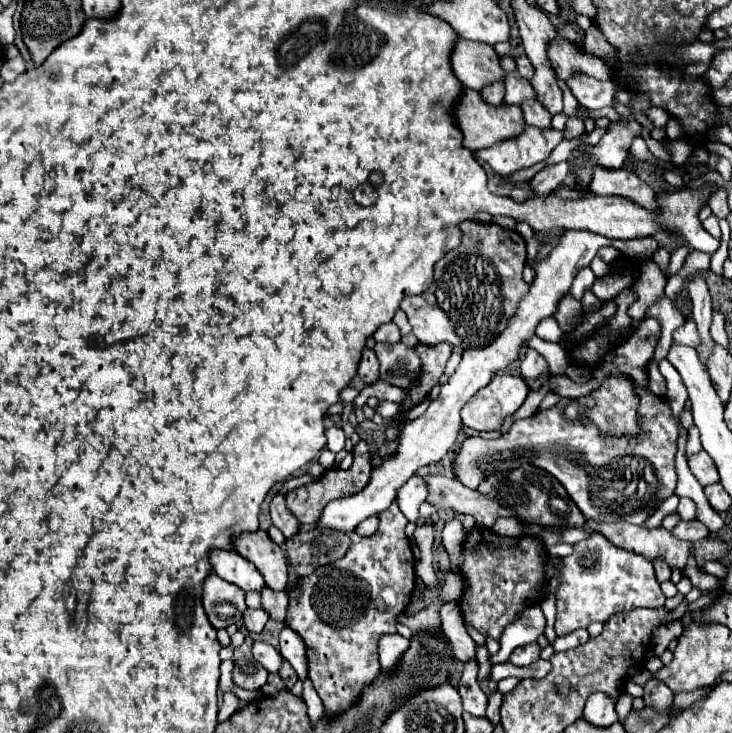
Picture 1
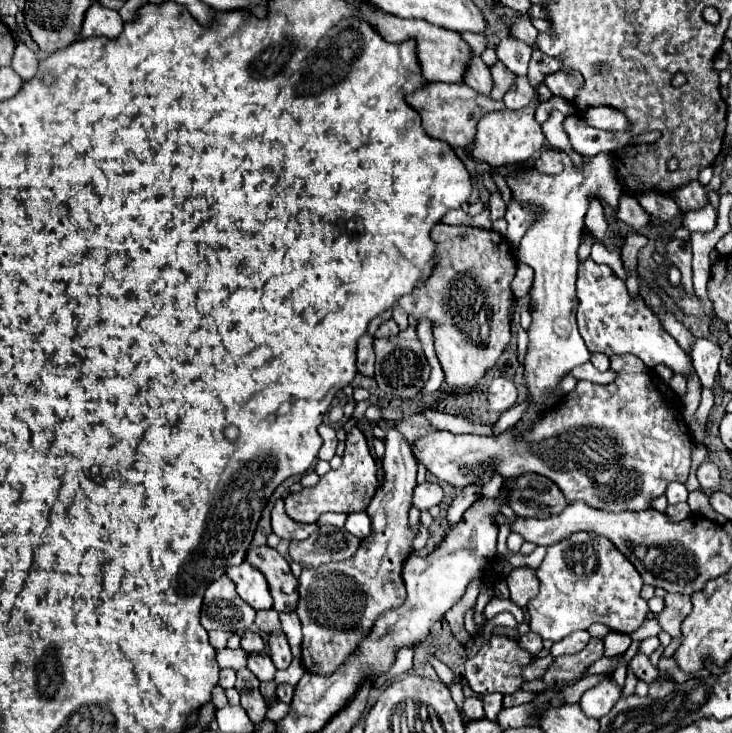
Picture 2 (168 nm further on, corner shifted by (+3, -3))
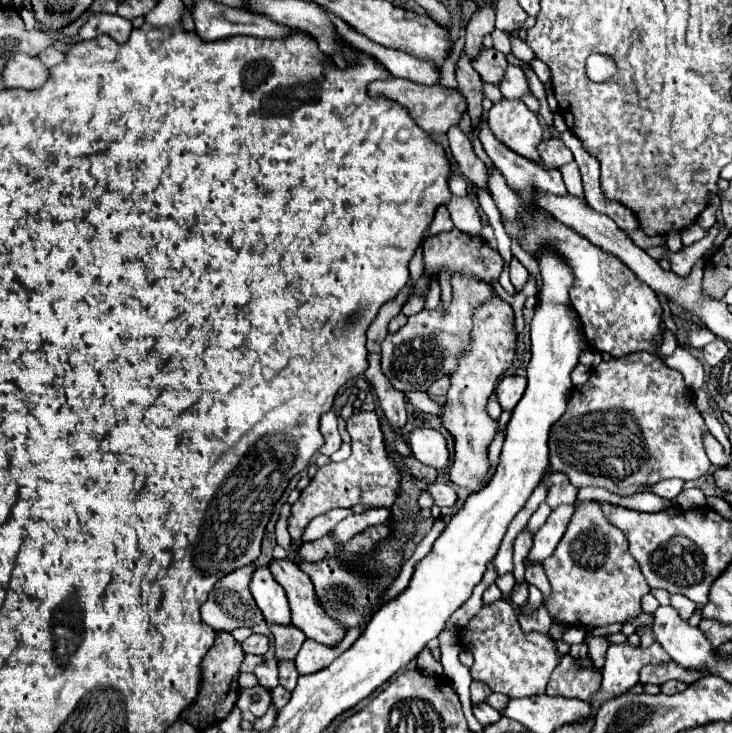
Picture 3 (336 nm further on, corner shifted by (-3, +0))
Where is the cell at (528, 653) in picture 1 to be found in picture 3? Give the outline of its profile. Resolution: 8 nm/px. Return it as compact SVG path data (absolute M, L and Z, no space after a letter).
M540 605L538 611L534 611L532 615L518 615L520 619L520 627L526 633L542 633L542 635L550 635L550 627L552 627L552 619L548 617L548 613L544 613L544 605Z

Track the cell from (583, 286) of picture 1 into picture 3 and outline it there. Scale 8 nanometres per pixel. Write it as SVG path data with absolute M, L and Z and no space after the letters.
M576 161L564 165L560 171L562 171L562 177L564 177L564 181L566 181L568 193L584 199L584 185L582 185L582 177L580 177L580 171L578 171Z

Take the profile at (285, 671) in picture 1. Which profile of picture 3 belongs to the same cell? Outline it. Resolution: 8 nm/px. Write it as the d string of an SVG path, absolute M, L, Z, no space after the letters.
M278 685L278 687L272 689L272 703L274 703L278 709L282 709L282 707L290 701L290 697L292 697L292 691L284 689L282 685Z

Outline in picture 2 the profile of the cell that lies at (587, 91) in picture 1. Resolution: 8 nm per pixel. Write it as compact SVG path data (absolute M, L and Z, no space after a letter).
M552 72L552 74L544 76L544 84L550 88L550 92L554 96L572 100L574 94L578 92L578 88L582 86L582 78L572 72Z

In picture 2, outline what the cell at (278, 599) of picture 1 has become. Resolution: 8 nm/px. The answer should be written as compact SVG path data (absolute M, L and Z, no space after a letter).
M270 636L268 638L268 646L270 646L270 658L274 662L274 666L278 670L286 670L292 662L292 652L290 652L290 646L288 646L288 640L286 636Z

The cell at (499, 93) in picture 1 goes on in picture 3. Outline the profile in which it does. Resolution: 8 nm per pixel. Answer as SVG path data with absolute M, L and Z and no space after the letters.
M490 7L478 9L472 15L472 19L468 21L468 27L466 27L464 51L466 51L470 61L474 61L480 55L480 51L484 49L482 39L484 39L484 35L488 35L492 31L494 31L494 11Z

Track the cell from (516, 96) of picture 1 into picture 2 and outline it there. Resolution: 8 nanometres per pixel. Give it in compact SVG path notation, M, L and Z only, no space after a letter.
M496 62L494 66L490 66L490 72L494 76L494 92L490 92L490 98L492 100L502 100L506 90L512 88L516 76L502 62Z

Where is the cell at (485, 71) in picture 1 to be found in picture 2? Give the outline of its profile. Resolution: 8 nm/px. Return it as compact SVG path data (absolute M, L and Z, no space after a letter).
M364 2L358 8L360 20L366 20L368 24L374 24L374 30L392 44L400 44L404 40L416 42L416 56L422 68L422 76L428 82L462 82L464 70L470 60L470 46L458 36L458 32L450 32L448 28L438 28L434 24L426 24L426 20L406 20L398 18L394 14L384 14L380 10L372 10Z

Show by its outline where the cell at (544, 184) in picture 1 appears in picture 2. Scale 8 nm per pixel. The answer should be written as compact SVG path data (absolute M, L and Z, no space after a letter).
M546 150L542 152L536 160L534 160L534 166L544 172L544 174L558 174L562 172L562 158L560 158L560 152L556 150Z

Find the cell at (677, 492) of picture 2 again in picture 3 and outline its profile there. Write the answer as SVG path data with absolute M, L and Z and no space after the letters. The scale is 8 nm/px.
M666 479L666 481L660 481L660 485L654 485L650 491L664 497L664 499L674 499L678 497L678 493L684 489L684 481L680 479Z

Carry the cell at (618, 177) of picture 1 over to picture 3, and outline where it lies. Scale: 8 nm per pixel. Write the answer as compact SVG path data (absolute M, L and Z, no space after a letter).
M692 223L692 225L689 227L682 229L680 234L682 237L682 243L684 243L684 247L688 247L688 245L692 245L692 243L700 241L700 239L706 235L706 231L704 231L704 229L700 229L700 225Z

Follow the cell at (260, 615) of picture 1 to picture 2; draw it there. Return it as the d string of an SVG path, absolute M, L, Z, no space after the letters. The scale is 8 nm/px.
M246 630L246 632L242 634L240 648L242 648L242 650L246 650L248 654L260 654L260 652L266 648L266 642L264 642L264 638L262 638L260 634Z

